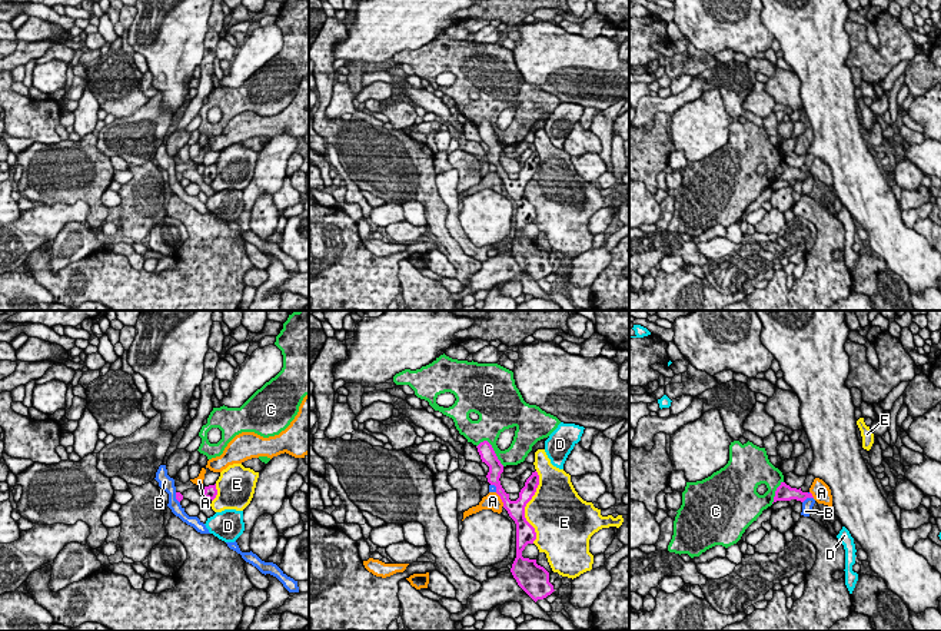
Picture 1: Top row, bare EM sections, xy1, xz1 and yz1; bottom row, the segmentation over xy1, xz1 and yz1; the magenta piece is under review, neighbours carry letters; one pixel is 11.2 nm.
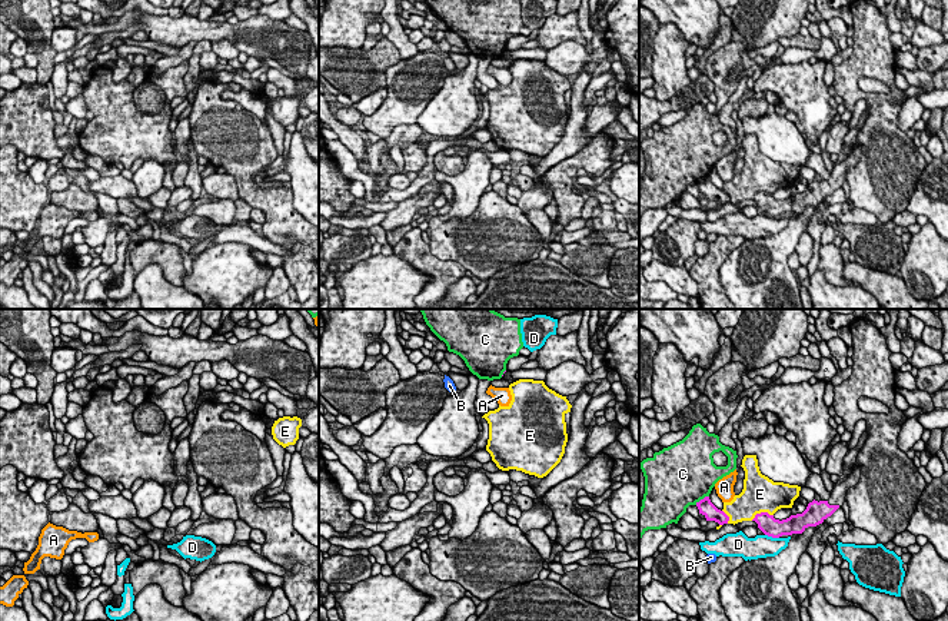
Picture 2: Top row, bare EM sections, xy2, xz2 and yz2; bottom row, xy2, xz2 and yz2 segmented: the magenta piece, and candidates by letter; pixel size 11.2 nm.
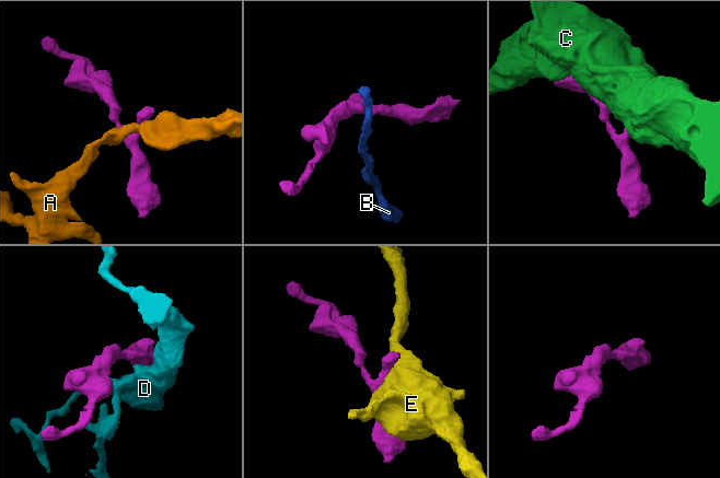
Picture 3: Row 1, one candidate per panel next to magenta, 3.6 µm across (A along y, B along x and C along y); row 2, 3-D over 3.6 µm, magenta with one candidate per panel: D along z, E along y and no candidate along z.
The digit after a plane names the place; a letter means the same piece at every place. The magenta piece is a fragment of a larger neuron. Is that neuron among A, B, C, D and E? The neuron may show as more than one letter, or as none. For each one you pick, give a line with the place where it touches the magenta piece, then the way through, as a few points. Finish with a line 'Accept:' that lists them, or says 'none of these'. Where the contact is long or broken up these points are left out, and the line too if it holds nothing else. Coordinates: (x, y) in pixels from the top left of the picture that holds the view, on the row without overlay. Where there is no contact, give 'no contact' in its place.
Accept: none of these

